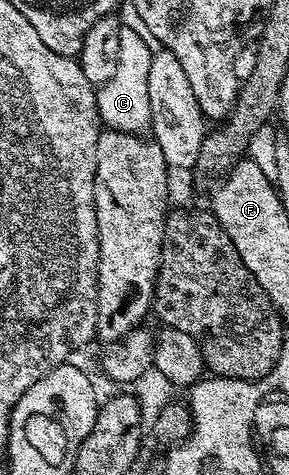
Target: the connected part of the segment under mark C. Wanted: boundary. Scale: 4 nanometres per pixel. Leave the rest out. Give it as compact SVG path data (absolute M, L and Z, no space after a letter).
M127 23L121 24L121 59L117 59L117 71L109 83L98 86L95 98L99 120L106 128L143 135L151 128L149 63L153 49L147 46L148 38L138 28L135 29L130 29Z

